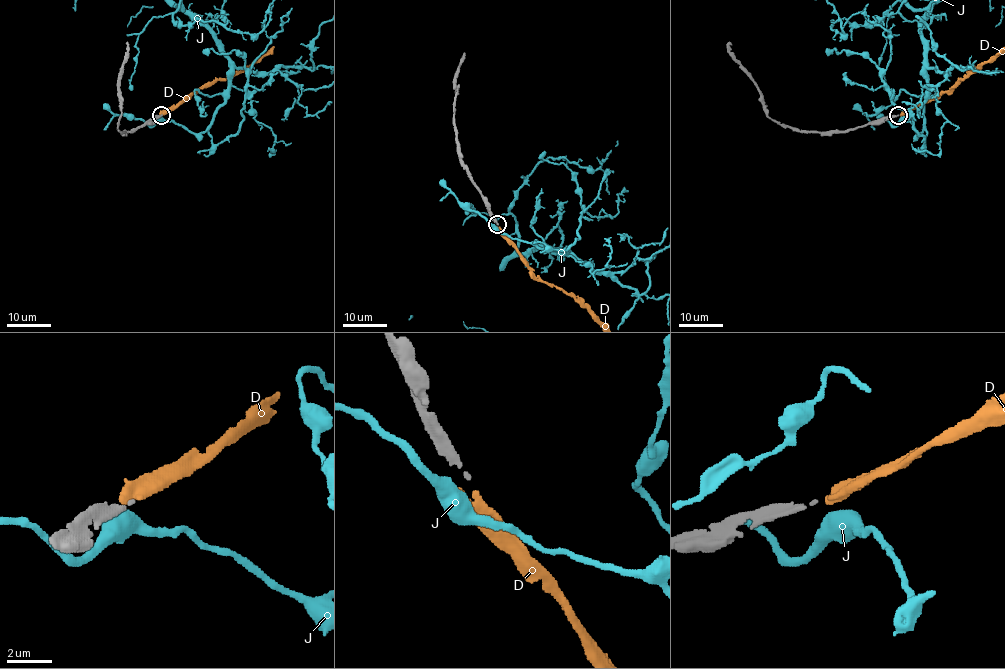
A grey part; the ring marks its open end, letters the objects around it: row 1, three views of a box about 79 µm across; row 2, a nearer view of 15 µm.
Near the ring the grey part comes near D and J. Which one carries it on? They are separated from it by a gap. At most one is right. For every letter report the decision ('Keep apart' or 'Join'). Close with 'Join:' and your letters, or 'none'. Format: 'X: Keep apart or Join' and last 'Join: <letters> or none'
D: Join
J: Keep apart
Join: D

